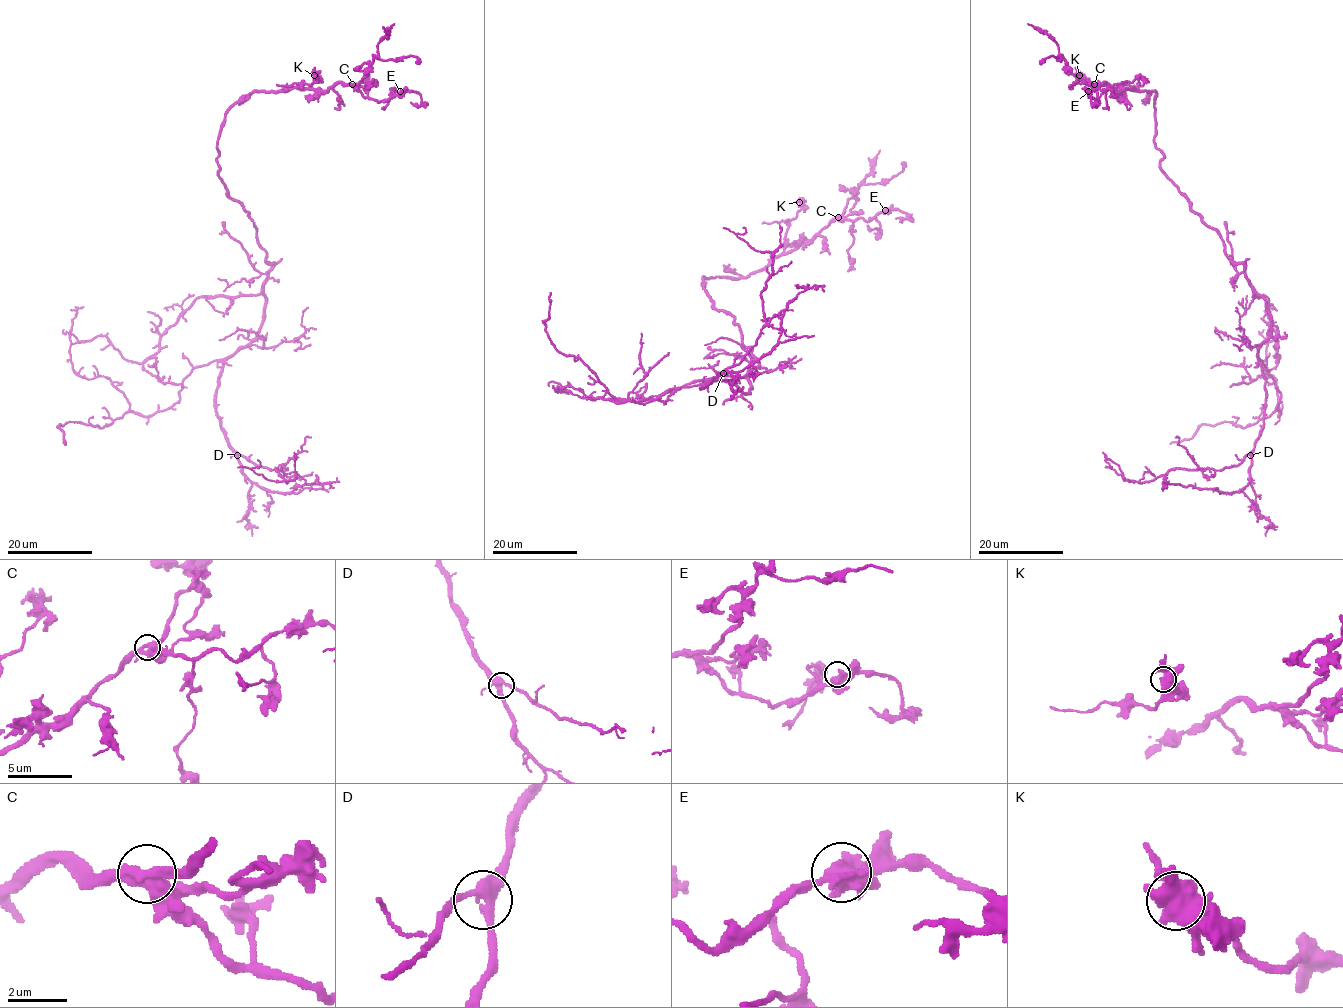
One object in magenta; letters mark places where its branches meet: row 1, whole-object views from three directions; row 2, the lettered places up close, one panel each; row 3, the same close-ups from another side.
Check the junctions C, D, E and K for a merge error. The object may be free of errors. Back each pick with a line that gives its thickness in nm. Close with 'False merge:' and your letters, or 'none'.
False merge: none

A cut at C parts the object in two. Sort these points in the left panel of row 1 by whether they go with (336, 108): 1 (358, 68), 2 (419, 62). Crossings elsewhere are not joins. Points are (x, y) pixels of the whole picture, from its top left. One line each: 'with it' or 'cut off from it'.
1: cut off from it
2: cut off from it

